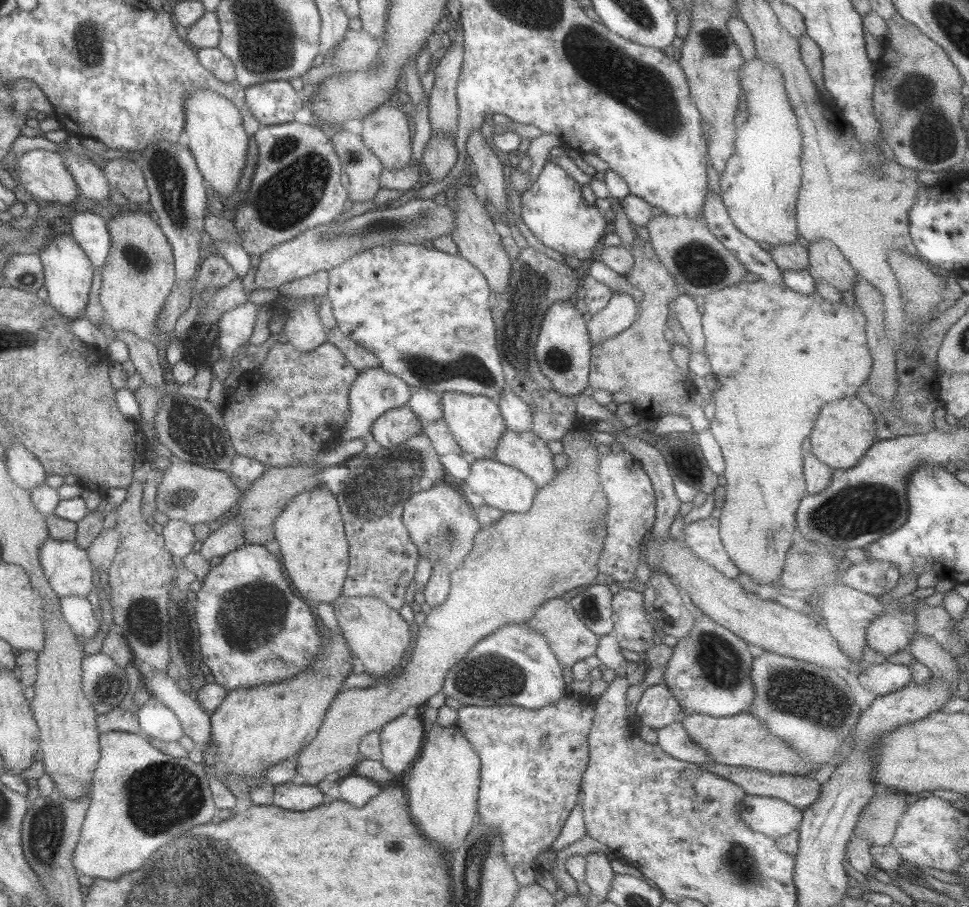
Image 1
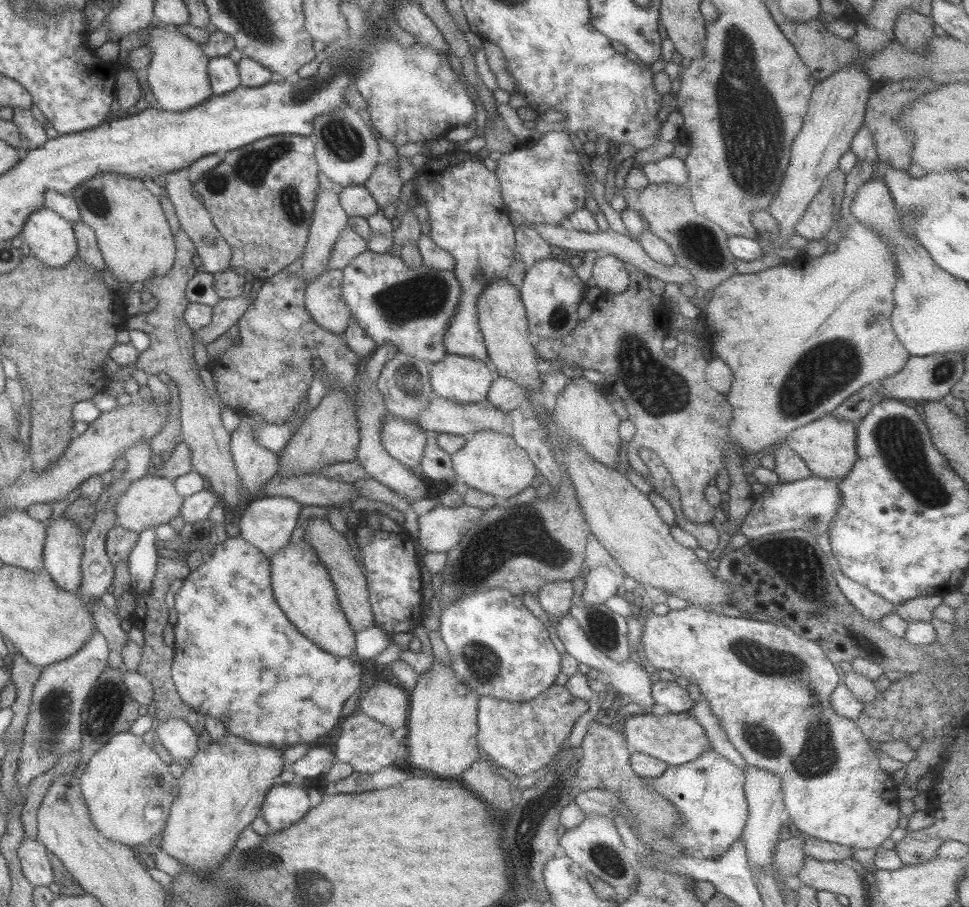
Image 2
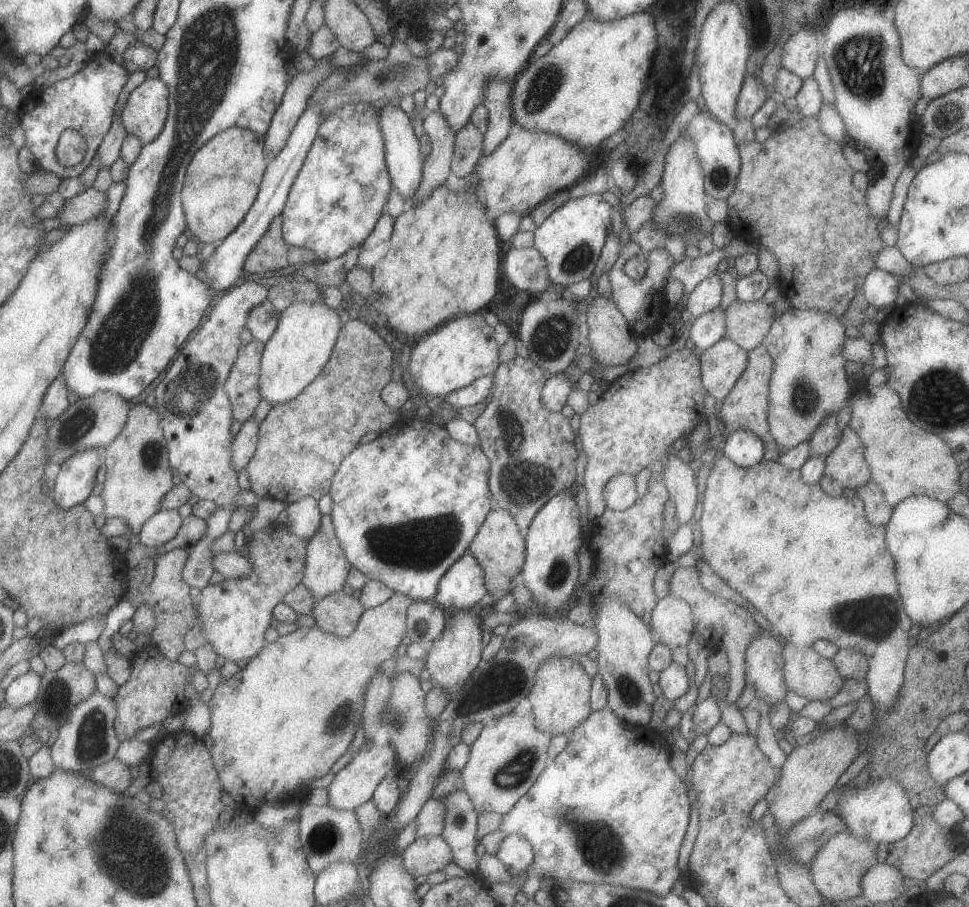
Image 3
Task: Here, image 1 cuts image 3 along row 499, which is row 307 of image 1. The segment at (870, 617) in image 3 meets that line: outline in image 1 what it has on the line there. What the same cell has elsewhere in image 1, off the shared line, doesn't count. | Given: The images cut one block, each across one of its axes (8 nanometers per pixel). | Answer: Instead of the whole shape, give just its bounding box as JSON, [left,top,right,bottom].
[701,280,873,587]

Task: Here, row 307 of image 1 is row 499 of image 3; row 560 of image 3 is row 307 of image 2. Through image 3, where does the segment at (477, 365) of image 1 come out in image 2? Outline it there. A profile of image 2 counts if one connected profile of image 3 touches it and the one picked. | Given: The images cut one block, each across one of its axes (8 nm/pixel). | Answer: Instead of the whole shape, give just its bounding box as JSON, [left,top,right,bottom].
[343,250,461,366]

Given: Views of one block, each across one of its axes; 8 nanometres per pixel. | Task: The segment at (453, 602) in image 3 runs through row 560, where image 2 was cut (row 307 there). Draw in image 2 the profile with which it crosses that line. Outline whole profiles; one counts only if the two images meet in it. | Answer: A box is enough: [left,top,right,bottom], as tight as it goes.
[413,150,515,361]

